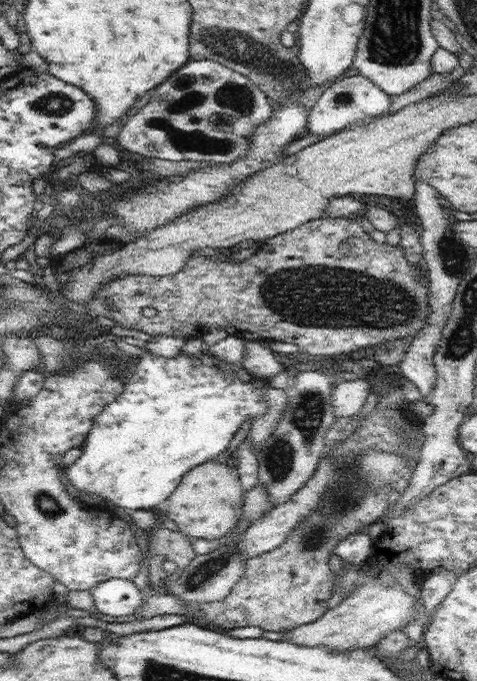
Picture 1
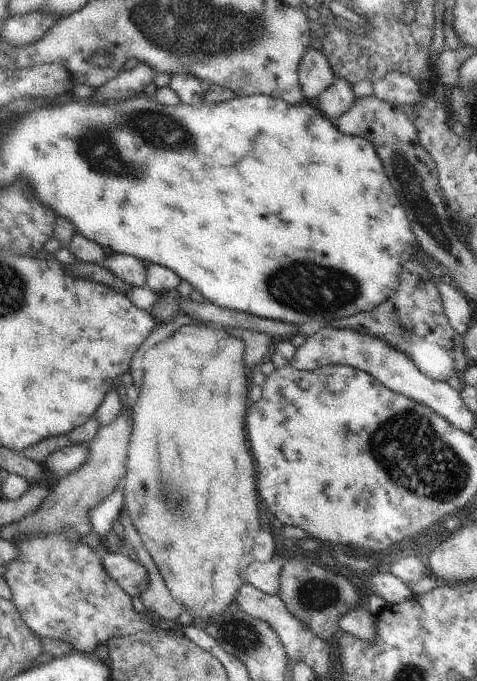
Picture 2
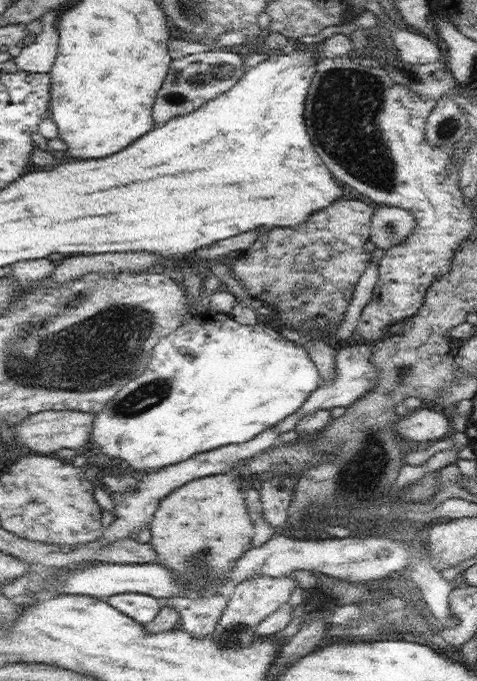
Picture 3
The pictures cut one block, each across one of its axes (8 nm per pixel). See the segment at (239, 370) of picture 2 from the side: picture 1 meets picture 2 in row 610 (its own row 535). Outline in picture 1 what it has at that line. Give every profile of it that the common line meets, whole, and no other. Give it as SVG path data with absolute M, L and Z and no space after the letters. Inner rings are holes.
M218 458L203 462L182 476L180 486L168 498L167 516L186 536L214 540L228 535L242 514L242 486L234 462L219 462Z

